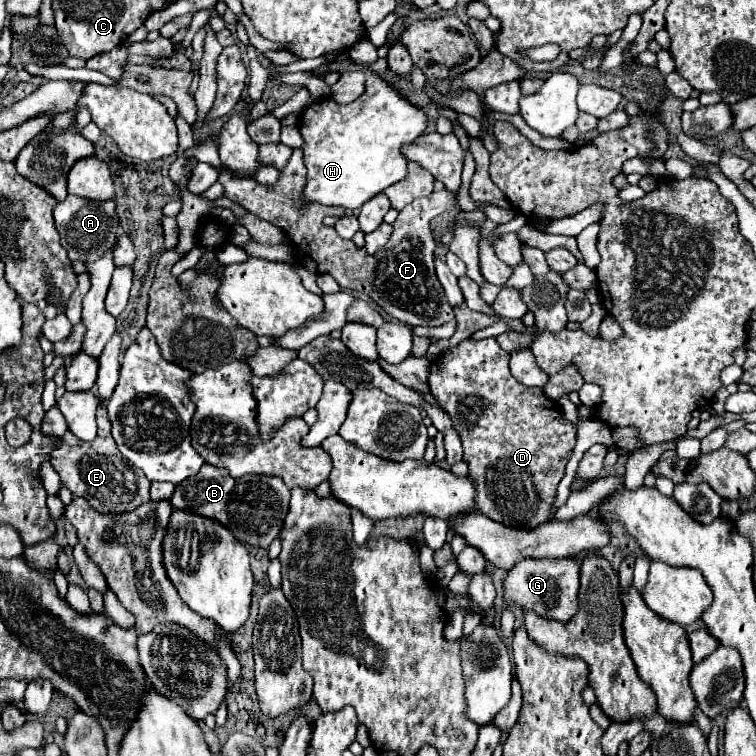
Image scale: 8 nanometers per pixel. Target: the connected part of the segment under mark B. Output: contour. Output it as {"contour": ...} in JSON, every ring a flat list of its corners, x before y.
{"contour":[[203,464,203,468,183,480,171,496,171,504,179,510,189,510,199,516,215,518,225,528,233,532,233,536,241,544,261,546,267,548,275,536,279,536,283,528,283,520,287,516,291,490,283,484,279,478,269,476,243,476,243,478,231,478,229,472,223,472,223,468,213,468,211,464]]}

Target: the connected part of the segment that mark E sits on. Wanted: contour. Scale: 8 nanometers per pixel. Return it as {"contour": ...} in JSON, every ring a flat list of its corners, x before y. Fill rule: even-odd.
{"contour":[[103,406,97,408,97,424,99,432,97,438,91,442,83,442,71,432,63,434,59,448,55,450,55,460,51,460,51,464,61,476,63,486,69,488,73,496,83,496,95,510,105,514,131,512,133,508,149,500,151,482,147,480,147,476,143,476,143,472,139,472,139,468,129,464,117,450,117,444,111,436,111,422]]}

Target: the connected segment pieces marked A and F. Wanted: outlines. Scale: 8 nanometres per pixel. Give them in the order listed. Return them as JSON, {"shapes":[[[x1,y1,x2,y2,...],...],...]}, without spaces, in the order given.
{"shapes":[[[69,194,63,202,55,206,53,216,55,216,55,226,61,234,61,244,69,252,71,260,81,260,81,262,99,260,99,256,103,256,103,252,117,242,119,218,113,200,97,202]],[[301,148,293,150,291,160,287,162,287,166,281,172,283,172,281,182,275,188,263,188,261,184,255,184,255,180,251,180,249,176,233,176,227,168,223,168,219,172,219,184,225,190,225,194,223,194,225,198,229,198,235,204,239,204,241,208,253,212,261,220,267,220,267,222,283,228,283,232,287,236,291,236,291,240,295,244,297,264,303,264,307,270,317,272,317,274,323,274,323,272,331,274,343,290,355,290,355,292,363,292,363,294,371,296,381,308,385,308,387,314,391,314,397,320,407,322,411,326,441,326,441,324,455,318,453,308,447,304,447,298,443,296,443,288,435,276,433,258,435,258,435,246,437,244,435,244,433,234,427,232,427,228,435,216,459,206,459,194,457,192,451,192,445,188,441,192,431,192,431,196,427,196,423,200,413,200,407,208,403,208,399,212,399,218,393,224,391,242,385,244,383,252,377,252,375,256,361,256,361,248,355,248,355,244,351,240,339,238,339,234,333,228,323,226,323,222,321,222,325,216,345,216,345,208,329,208,329,206,323,206,317,202,307,204,303,200,303,188,307,184,307,168,303,164,303,150]]]}

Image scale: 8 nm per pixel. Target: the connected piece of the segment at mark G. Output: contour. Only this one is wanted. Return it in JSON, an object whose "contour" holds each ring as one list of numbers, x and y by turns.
{"contour":[[527,558,517,562,505,572,503,580,507,606,531,610,547,620,567,622,577,612,577,590,579,590,579,562,575,558,565,560,539,560]]}

